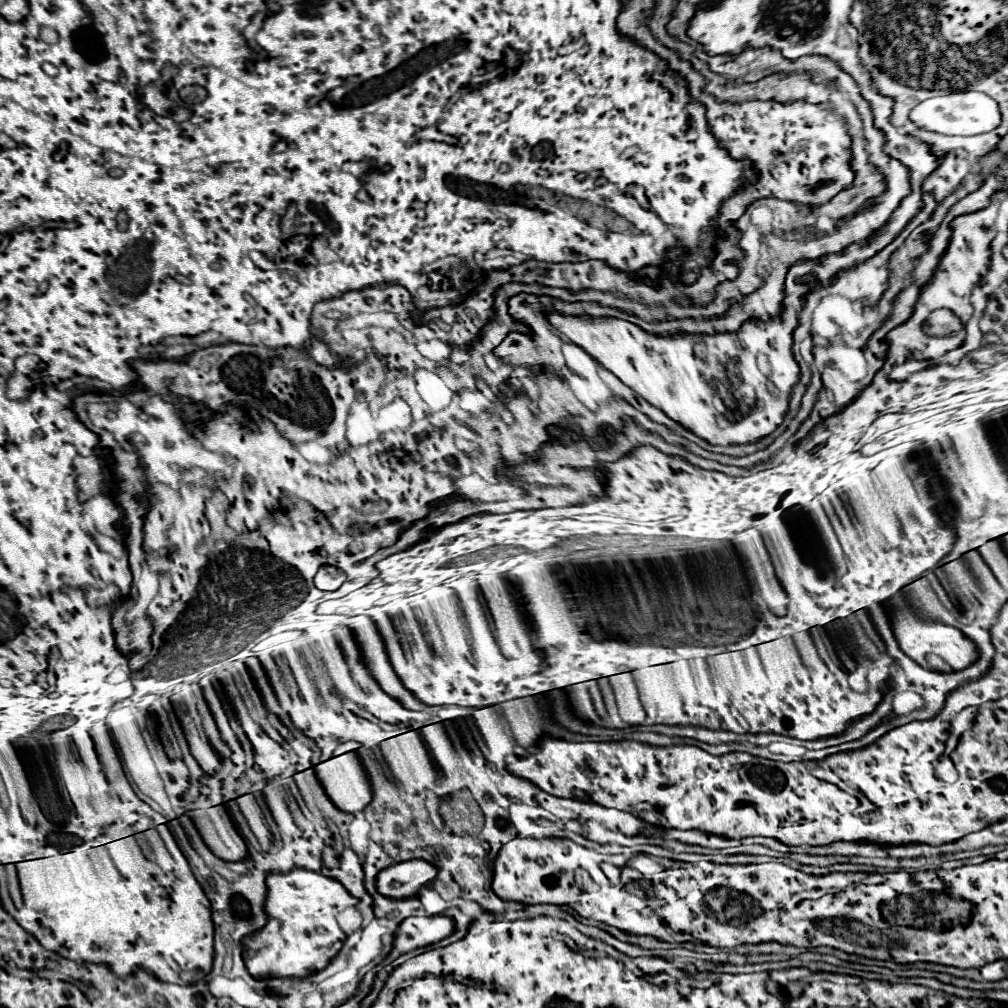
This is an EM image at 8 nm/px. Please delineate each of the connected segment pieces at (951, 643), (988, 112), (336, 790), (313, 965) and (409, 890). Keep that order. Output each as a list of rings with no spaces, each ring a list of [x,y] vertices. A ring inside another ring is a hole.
[[[901,593],[893,595],[889,601],[887,601],[887,607],[891,605],[891,619],[893,619],[893,633],[897,635],[897,641],[901,643],[901,649],[905,651],[905,655],[909,655],[913,661],[917,661],[921,667],[929,669],[927,665],[927,653],[935,653],[939,655],[953,671],[961,671],[961,669],[967,669],[971,667],[977,657],[979,657],[979,651],[977,651],[977,645],[973,639],[969,639],[963,631],[959,631],[957,627],[949,627],[949,625],[943,625],[943,623],[935,623],[935,621],[923,621],[917,617],[917,613],[907,605],[907,601],[903,599]]]
[[[965,91],[965,93],[951,93],[945,97],[933,97],[919,103],[909,119],[923,129],[945,133],[945,135],[979,135],[993,131],[1001,125],[1001,111],[995,99],[979,91]]]
[[[345,741],[335,749],[337,757],[315,765],[315,773],[329,799],[349,813],[365,809],[371,801],[371,785],[355,753],[359,747],[361,743],[357,741]]]
[[[293,869],[289,873],[273,873],[267,877],[267,915],[269,921],[263,931],[253,933],[245,937],[245,965],[249,973],[257,979],[261,977],[295,977],[303,979],[309,977],[321,969],[325,969],[333,957],[341,951],[347,935],[341,931],[335,915],[343,911],[345,907],[355,907],[359,903],[357,897],[353,897],[337,879],[325,877],[315,871],[307,869]]]
[[[409,859],[381,871],[381,875],[377,875],[377,889],[385,897],[405,899],[409,895],[417,895],[423,885],[437,877],[437,871],[439,869],[425,859]]]

